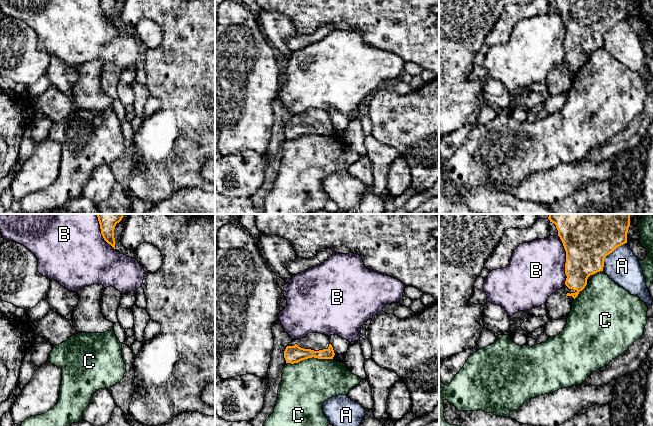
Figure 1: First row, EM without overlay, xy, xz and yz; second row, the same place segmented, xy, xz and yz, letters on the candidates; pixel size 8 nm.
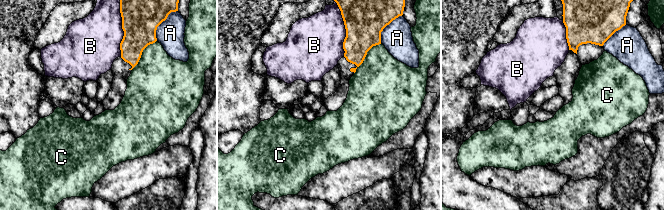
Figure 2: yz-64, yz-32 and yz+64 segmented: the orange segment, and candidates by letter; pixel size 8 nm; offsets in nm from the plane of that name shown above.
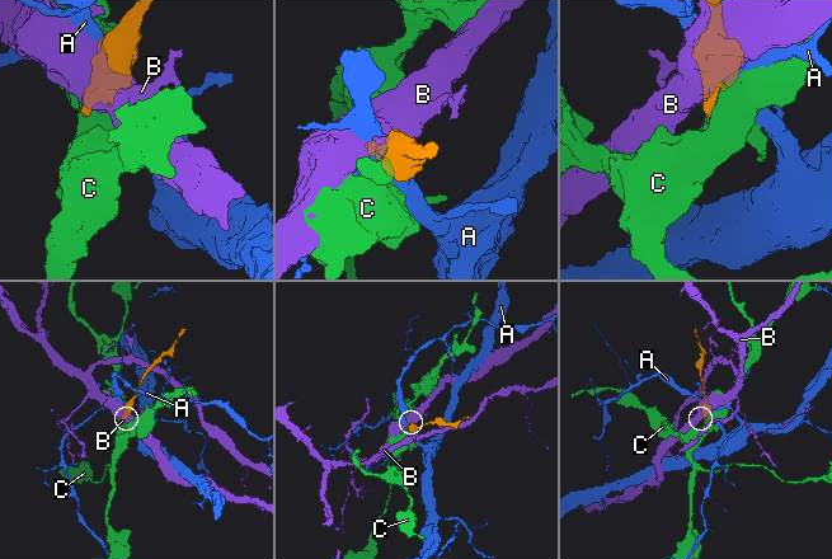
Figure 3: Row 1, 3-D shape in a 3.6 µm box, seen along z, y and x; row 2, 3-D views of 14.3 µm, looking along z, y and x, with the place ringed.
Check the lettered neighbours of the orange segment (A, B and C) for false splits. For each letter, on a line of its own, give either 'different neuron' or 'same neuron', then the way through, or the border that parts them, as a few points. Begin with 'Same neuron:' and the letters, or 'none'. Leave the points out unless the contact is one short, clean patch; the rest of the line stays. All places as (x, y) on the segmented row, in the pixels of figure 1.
Same neuron: none
A: different neuron
B: different neuron
C: different neuron

